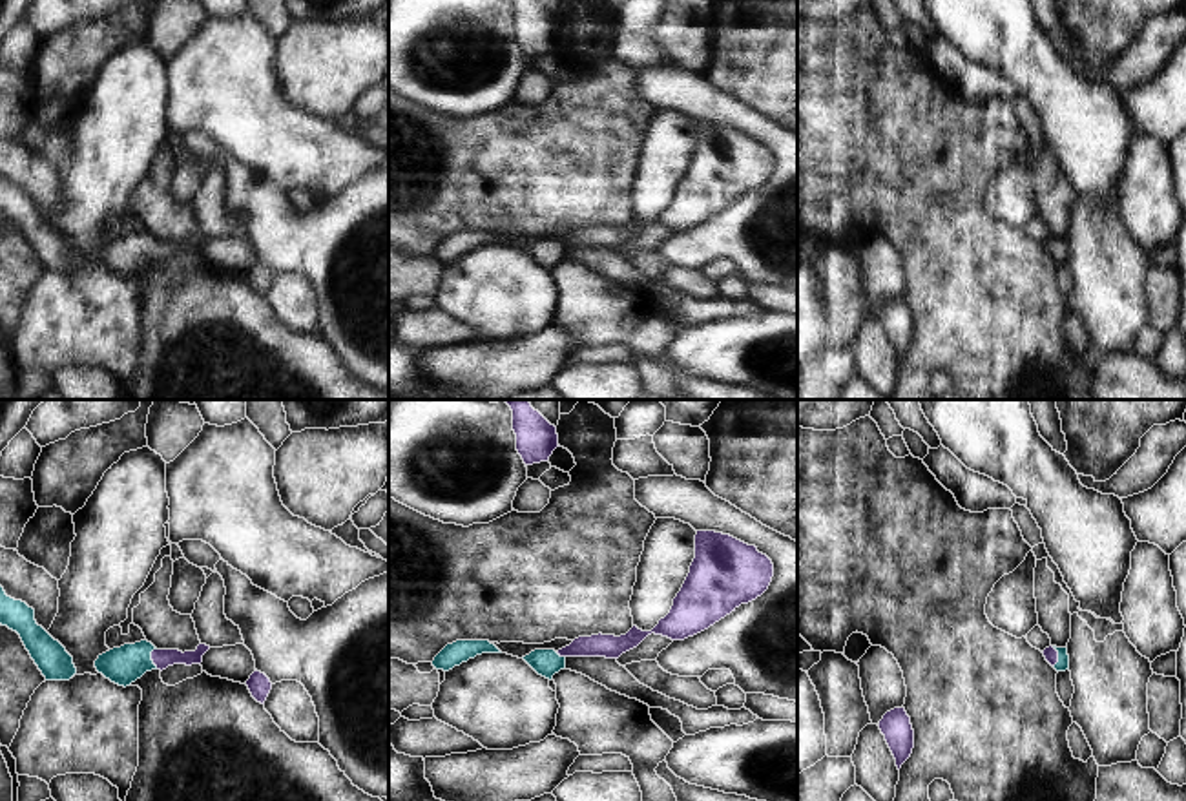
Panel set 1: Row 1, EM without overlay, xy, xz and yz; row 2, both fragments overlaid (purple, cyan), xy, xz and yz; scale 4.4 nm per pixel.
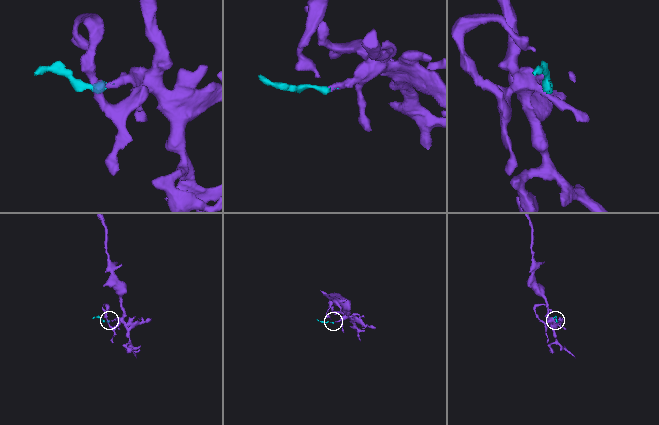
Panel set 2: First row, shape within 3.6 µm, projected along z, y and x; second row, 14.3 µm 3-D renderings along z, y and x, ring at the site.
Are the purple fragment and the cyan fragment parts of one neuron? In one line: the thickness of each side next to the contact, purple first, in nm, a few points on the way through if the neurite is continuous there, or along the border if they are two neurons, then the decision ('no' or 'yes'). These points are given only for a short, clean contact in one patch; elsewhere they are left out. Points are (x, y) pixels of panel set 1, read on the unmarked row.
80 nm thick on the purple side, 170 nm on the other; runs through xy (161, 249), (152, 250), (134, 250), (124, 256); yes

